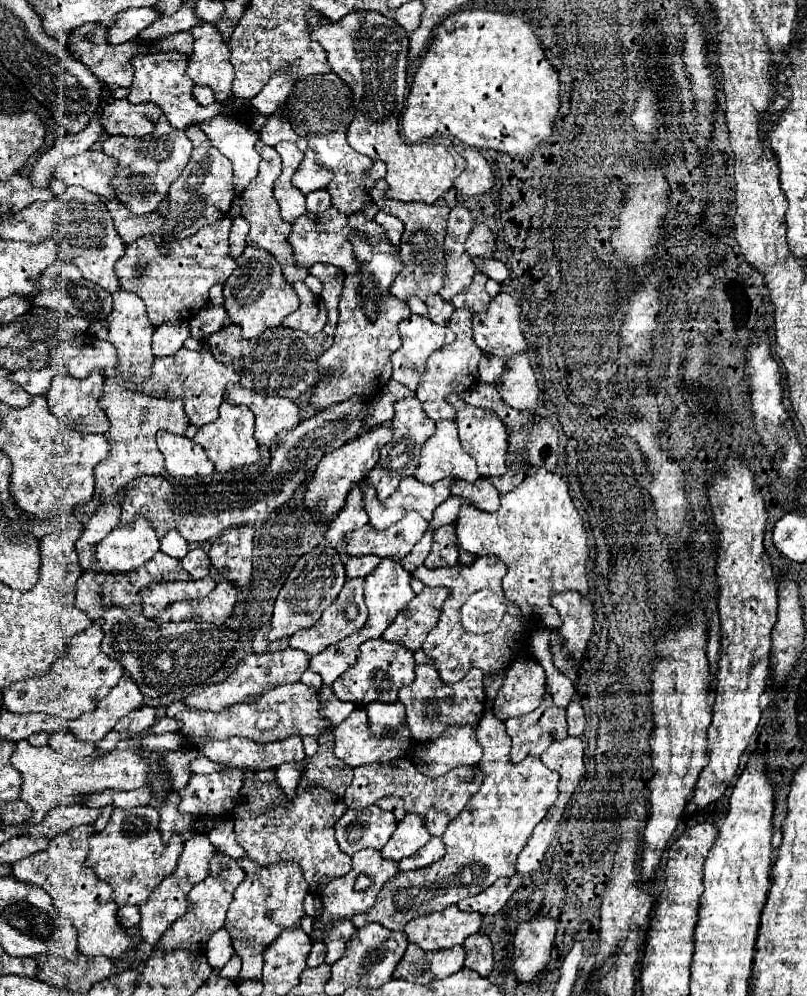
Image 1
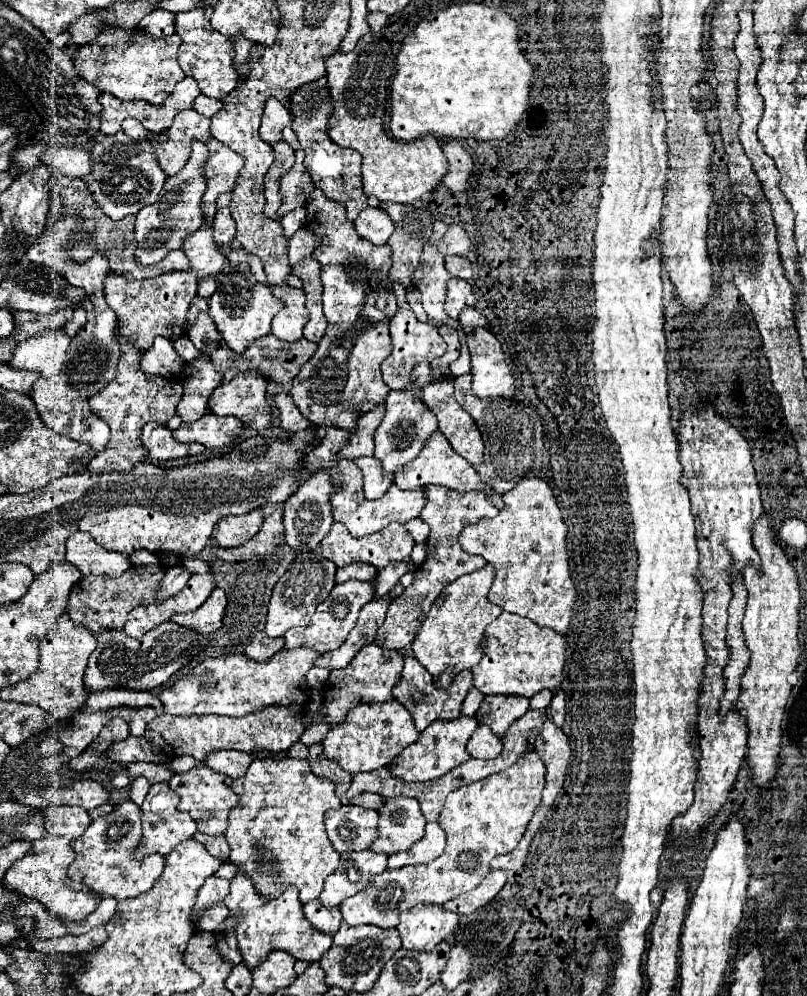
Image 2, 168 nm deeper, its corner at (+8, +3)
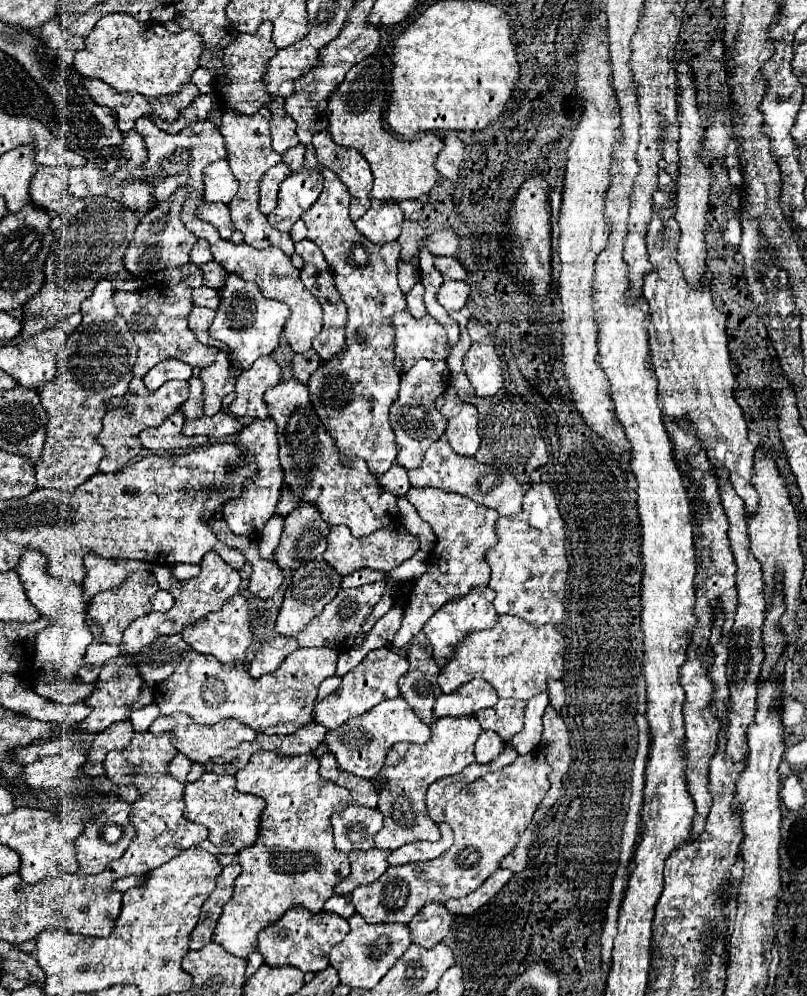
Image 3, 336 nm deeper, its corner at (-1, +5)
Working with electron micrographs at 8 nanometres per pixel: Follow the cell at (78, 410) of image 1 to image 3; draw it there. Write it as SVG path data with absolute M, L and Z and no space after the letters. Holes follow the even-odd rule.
M101 278L95 284L93 294L81 306L81 314L83 322L67 336L65 350L69 362L59 362L57 376L45 382L39 392L41 404L49 416L43 462L35 468L39 488L71 490L97 472L99 460L105 456L105 448L97 442L97 434L107 410L107 400L123 396L133 378L137 346L125 318L113 304L113 286L109 278Z

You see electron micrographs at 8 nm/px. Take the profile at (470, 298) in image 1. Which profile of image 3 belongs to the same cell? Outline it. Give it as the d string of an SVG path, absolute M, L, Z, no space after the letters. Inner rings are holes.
M443 282L437 294L439 302L445 306L445 310L461 310L469 298L469 284L467 282Z

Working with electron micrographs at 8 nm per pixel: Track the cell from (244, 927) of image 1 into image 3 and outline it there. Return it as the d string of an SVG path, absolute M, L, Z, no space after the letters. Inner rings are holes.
M289 908L277 922L259 932L257 950L269 966L297 966L301 972L321 972L329 966L329 950L349 932L347 920L331 912L313 914L307 908Z

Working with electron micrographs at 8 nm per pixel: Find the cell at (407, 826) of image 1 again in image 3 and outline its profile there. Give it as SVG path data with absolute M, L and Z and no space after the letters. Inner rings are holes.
M473 716L461 718L439 718L431 726L431 740L427 744L399 744L389 750L385 768L379 772L377 778L383 778L387 786L379 790L379 804L377 808L385 816L385 826L375 836L375 848L381 850L397 850L403 844L417 842L417 840L439 840L439 828L429 818L425 806L425 792L427 786L443 776L451 776L461 772L467 764L475 762L473 746L481 734L481 726Z

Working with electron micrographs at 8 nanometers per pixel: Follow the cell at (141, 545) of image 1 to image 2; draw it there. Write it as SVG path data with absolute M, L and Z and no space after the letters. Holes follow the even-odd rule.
M136 550L134 554L130 554L130 560L136 566L142 566L142 564L160 564L160 556L152 554L152 552L146 552L146 550Z

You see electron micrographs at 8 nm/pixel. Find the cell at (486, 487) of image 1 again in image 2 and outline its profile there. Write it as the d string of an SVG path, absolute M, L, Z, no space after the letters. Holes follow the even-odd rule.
M428 486L426 490L428 502L420 512L420 520L424 520L430 526L430 538L426 542L428 546L428 556L426 562L414 572L414 582L412 586L408 586L402 594L398 596L386 614L384 624L378 628L376 632L376 644L388 650L402 650L408 644L412 644L422 620L426 618L426 614L430 612L434 600L438 598L438 594L446 588L448 582L454 582L456 578L468 574L468 572L476 572L482 570L486 566L486 560L480 556L470 556L460 548L458 536L462 534L462 528L468 524L476 524L480 518L486 516L496 516L498 508L488 504L486 496L480 492L468 492L468 494L460 494L456 490L446 490L444 486Z

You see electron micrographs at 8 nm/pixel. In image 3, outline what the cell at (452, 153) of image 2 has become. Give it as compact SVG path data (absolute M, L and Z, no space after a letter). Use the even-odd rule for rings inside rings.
M455 134L445 136L443 142L445 142L445 148L437 156L435 166L437 166L437 170L443 178L457 182L459 172L461 172L461 164L463 164L463 158L465 158L465 144Z

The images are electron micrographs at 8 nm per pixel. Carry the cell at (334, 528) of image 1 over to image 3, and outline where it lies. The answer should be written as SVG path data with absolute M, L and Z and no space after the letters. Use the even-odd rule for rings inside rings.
M419 360L407 374L401 376L401 390L399 398L391 406L391 424L395 432L395 444L397 444L397 462L399 466L411 470L417 468L423 462L423 456L427 448L439 440L445 434L447 418L435 410L435 398L443 394L443 390L451 384L451 372L447 368L447 362L435 362L435 360Z

